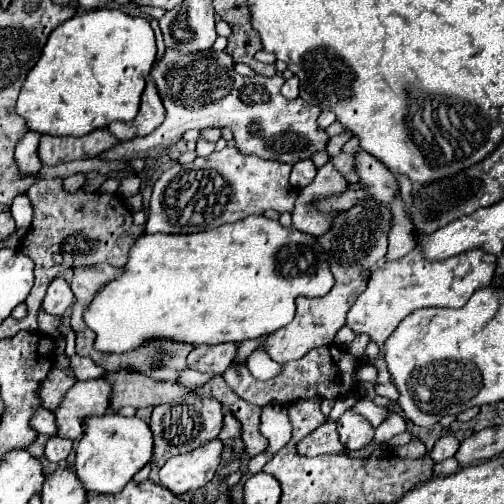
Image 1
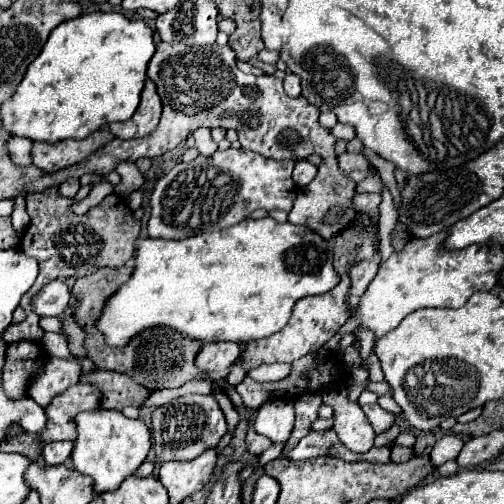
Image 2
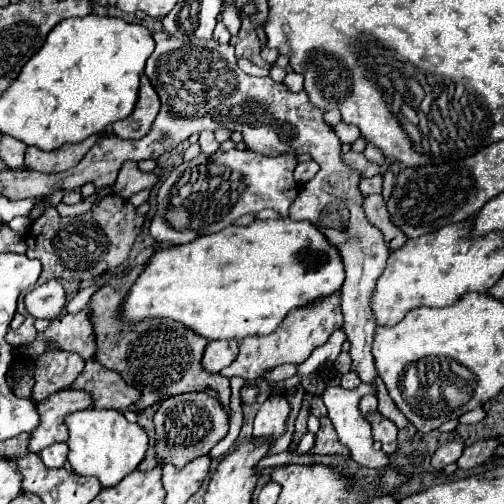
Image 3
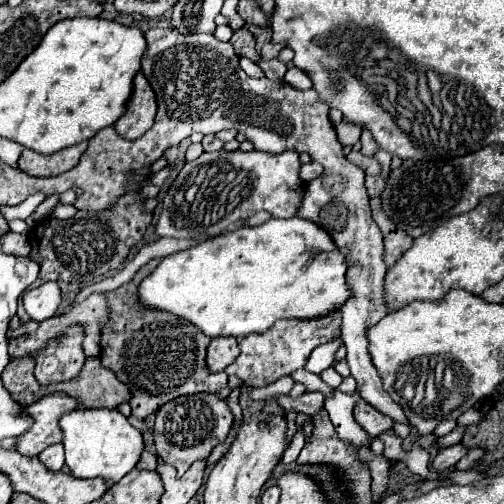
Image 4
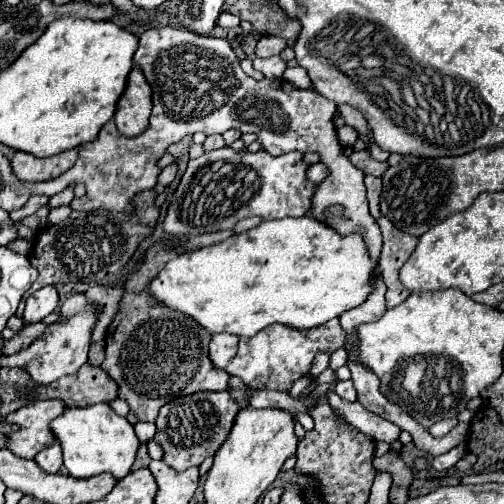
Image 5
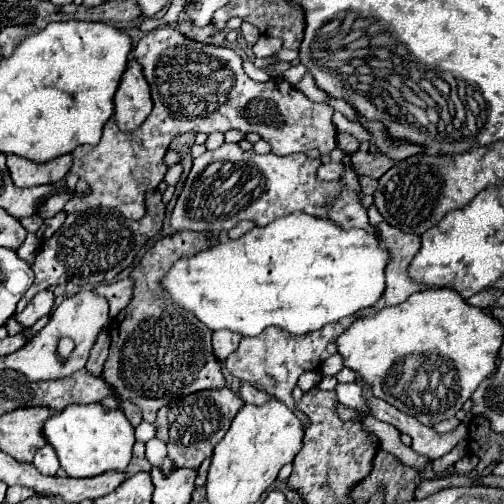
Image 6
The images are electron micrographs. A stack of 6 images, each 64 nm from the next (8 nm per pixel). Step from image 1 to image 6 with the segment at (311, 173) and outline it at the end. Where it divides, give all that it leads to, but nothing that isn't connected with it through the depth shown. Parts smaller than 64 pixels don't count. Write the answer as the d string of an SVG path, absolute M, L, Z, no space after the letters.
M330 162L330 164L322 164L320 168L318 168L318 178L322 178L322 180L336 180L336 178L340 178L342 176L342 170L344 170L344 166L342 166L342 162Z

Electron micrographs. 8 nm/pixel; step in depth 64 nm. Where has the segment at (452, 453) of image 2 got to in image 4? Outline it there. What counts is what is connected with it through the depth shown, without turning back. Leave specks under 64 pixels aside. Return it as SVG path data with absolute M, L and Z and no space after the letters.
M456 444L456 446L450 446L450 448L444 448L438 452L438 456L434 458L432 462L432 468L438 470L438 472L444 472L448 468L452 468L460 458L466 454L468 450L462 446L462 444Z

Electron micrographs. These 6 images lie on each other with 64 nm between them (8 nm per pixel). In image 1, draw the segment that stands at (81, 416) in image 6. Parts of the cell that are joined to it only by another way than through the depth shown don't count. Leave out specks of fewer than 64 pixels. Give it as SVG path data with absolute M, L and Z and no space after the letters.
M116 412L84 418L86 430L76 448L76 474L90 494L118 494L152 456L152 432L138 416L126 418Z

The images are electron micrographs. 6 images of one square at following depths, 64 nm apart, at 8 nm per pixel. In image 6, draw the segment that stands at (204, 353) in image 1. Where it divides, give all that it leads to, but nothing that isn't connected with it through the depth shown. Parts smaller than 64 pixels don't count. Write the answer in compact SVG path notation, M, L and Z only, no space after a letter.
M216 330L212 336L212 346L214 346L214 354L220 362L226 360L228 354L232 354L238 348L240 342L240 334L236 332L228 332L228 330Z

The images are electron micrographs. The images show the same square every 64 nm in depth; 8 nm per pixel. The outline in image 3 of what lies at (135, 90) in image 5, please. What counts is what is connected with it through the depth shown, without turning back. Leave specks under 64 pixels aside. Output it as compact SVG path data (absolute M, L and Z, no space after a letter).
M142 74L136 108L132 110L132 114L128 118L112 124L114 134L120 136L120 138L142 138L142 136L146 136L152 128L152 122L158 114L158 108L160 108L158 94L154 92L150 80Z

